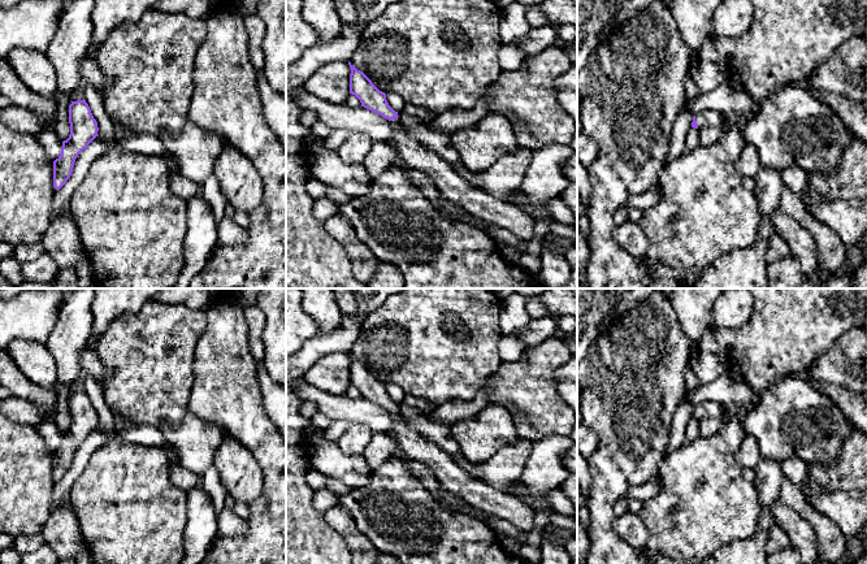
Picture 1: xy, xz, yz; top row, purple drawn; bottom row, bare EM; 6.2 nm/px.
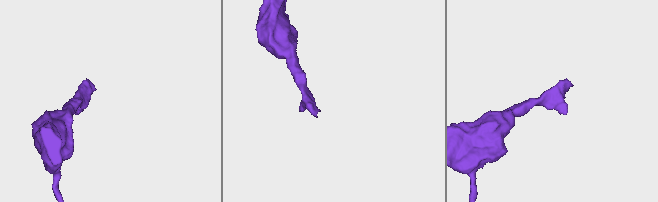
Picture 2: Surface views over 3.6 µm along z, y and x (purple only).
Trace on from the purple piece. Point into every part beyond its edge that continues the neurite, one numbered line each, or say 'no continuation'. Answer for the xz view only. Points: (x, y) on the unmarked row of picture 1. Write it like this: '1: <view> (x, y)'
1: xz (454, 478)

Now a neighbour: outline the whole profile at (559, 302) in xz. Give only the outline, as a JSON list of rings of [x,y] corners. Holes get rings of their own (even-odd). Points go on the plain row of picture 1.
[[[549,288],[539,295],[550,316],[575,316],[577,317],[577,292],[572,288]]]

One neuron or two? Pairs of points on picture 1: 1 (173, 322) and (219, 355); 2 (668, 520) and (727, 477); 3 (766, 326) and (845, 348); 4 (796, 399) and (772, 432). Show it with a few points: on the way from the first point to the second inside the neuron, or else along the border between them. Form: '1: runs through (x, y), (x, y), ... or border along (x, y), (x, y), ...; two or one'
1: border along (206, 312), (207, 325), (195, 347), (193, 371); two
2: runs through (683, 520), (712, 491); one
3: border along (853, 326), (840, 335), (810, 365); two
4: runs through (789, 407), (779, 419), (779, 424); one

